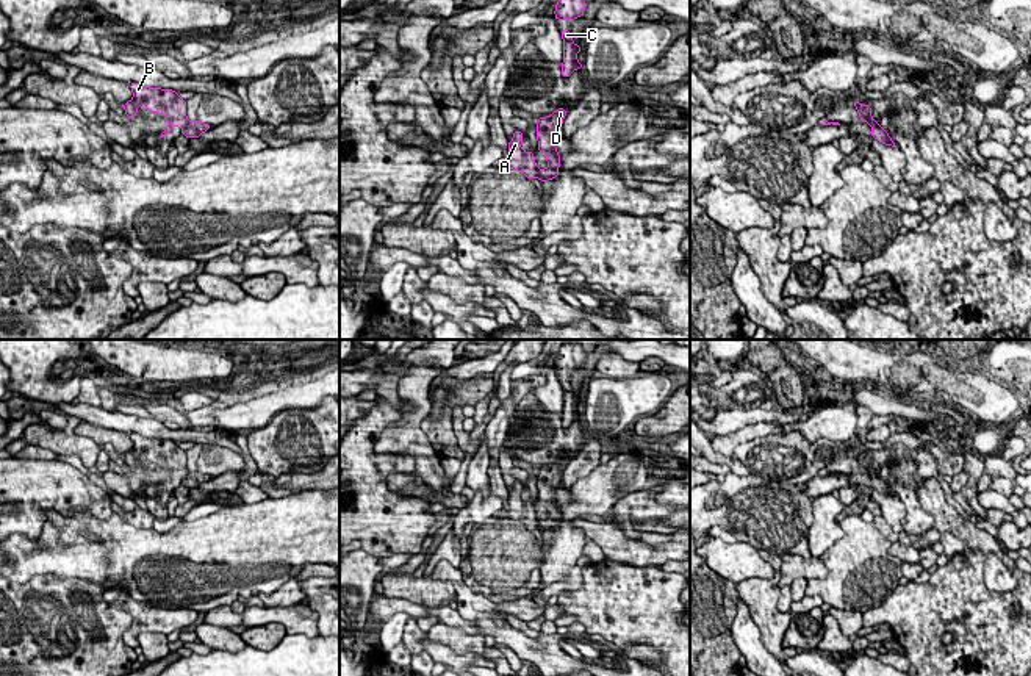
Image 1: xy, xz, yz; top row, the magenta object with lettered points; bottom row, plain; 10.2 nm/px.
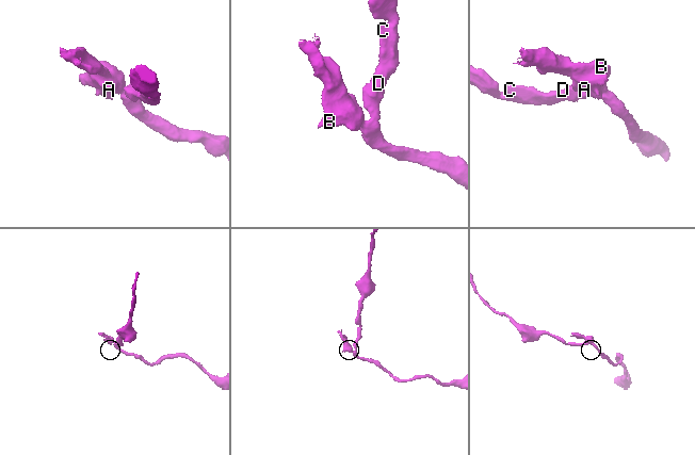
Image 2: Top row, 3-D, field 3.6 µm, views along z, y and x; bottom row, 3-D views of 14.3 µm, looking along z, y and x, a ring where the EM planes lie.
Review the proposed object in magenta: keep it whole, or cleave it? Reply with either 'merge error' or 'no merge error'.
merge error

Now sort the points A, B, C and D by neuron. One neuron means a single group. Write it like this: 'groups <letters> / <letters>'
groups A B / C D

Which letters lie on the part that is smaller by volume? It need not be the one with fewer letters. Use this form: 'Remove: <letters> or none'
Remove: A, B

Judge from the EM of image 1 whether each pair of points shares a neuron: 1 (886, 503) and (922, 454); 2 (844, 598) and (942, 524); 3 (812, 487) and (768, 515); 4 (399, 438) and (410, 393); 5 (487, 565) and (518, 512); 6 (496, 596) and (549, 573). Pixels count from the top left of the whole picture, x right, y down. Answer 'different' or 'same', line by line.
1: different
2: different
3: different
4: same
5: same
6: different

